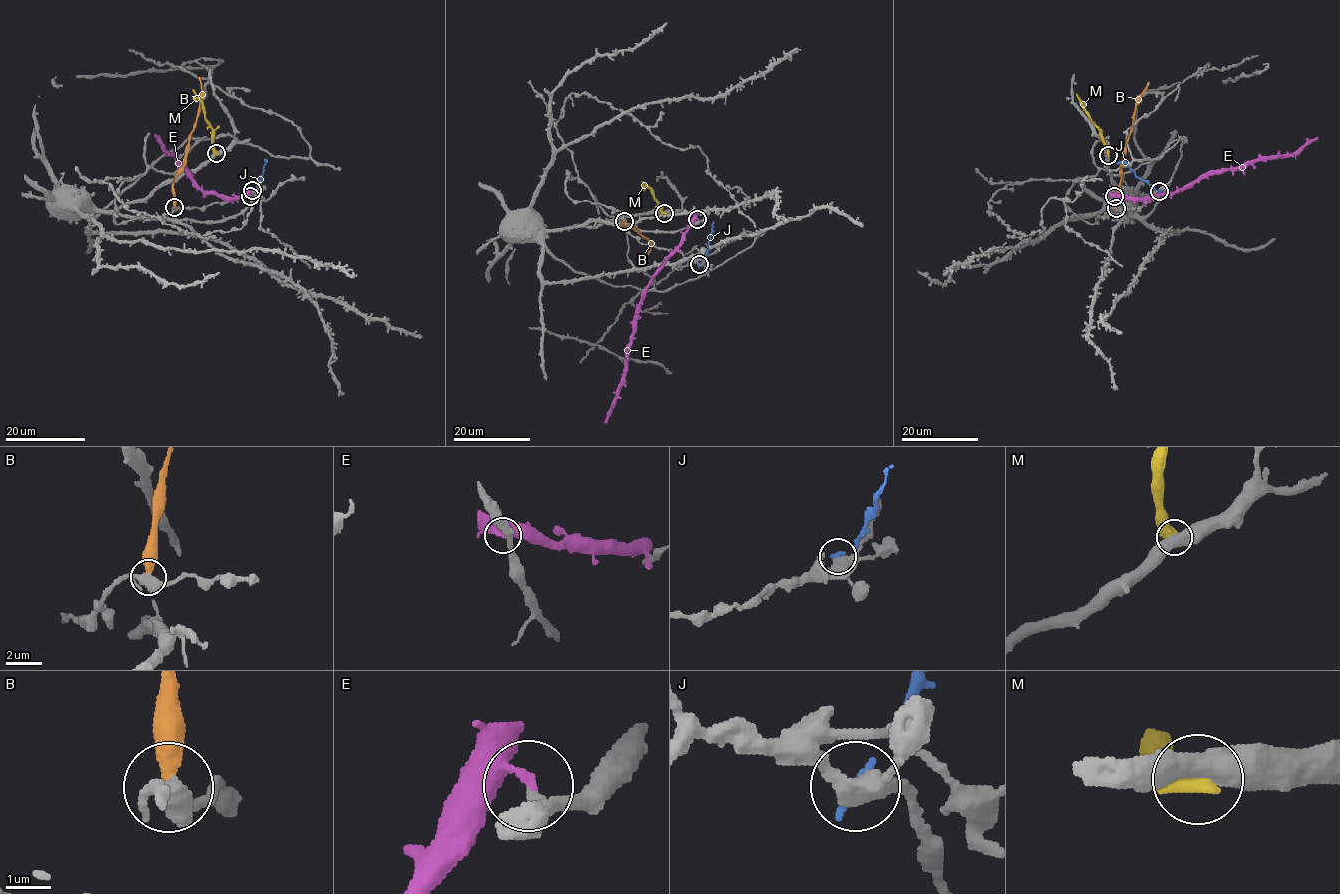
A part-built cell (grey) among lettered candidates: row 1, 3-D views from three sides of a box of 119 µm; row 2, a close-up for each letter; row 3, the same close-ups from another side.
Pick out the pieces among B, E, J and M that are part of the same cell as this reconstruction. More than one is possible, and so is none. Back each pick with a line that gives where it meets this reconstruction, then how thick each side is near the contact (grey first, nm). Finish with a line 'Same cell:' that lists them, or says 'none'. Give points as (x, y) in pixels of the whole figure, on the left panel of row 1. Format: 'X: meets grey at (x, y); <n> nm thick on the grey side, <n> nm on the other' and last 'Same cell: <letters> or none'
Same cell: none

